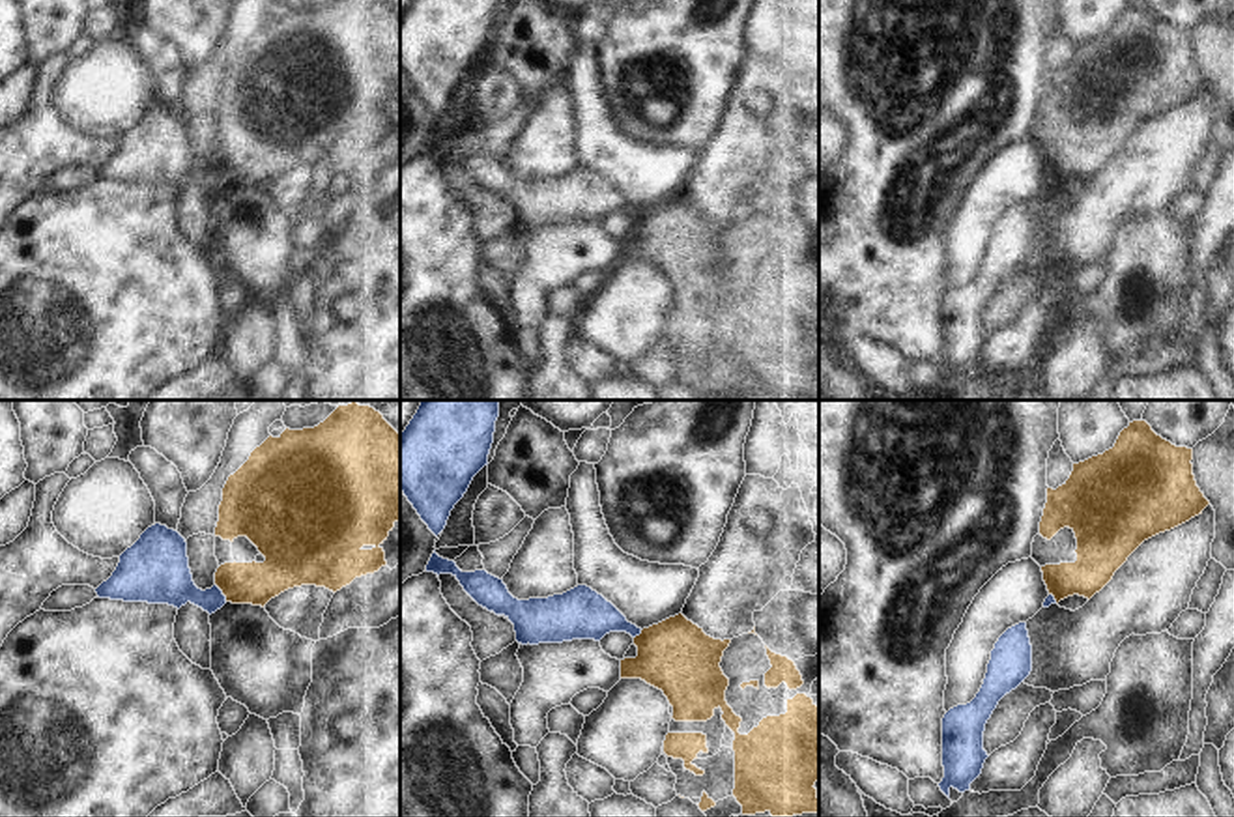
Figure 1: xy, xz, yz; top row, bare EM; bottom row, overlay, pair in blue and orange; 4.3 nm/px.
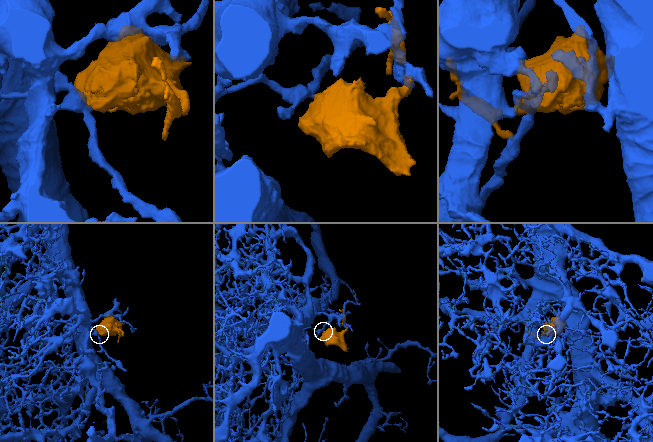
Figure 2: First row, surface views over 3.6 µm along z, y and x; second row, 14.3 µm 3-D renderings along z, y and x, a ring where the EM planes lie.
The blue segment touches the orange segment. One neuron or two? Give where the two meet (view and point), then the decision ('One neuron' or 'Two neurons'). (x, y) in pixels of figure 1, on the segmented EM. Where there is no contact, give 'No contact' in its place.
Touches blue at xy (221, 593). Two neurons.

